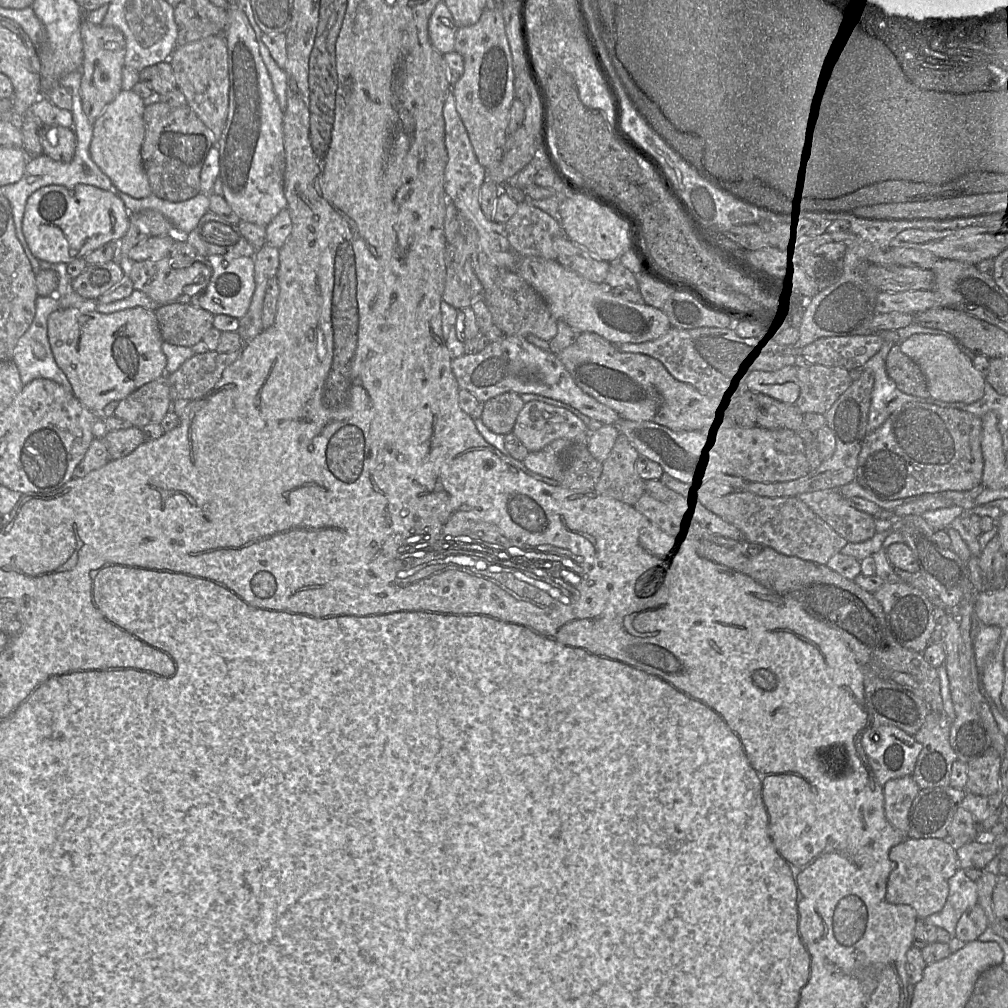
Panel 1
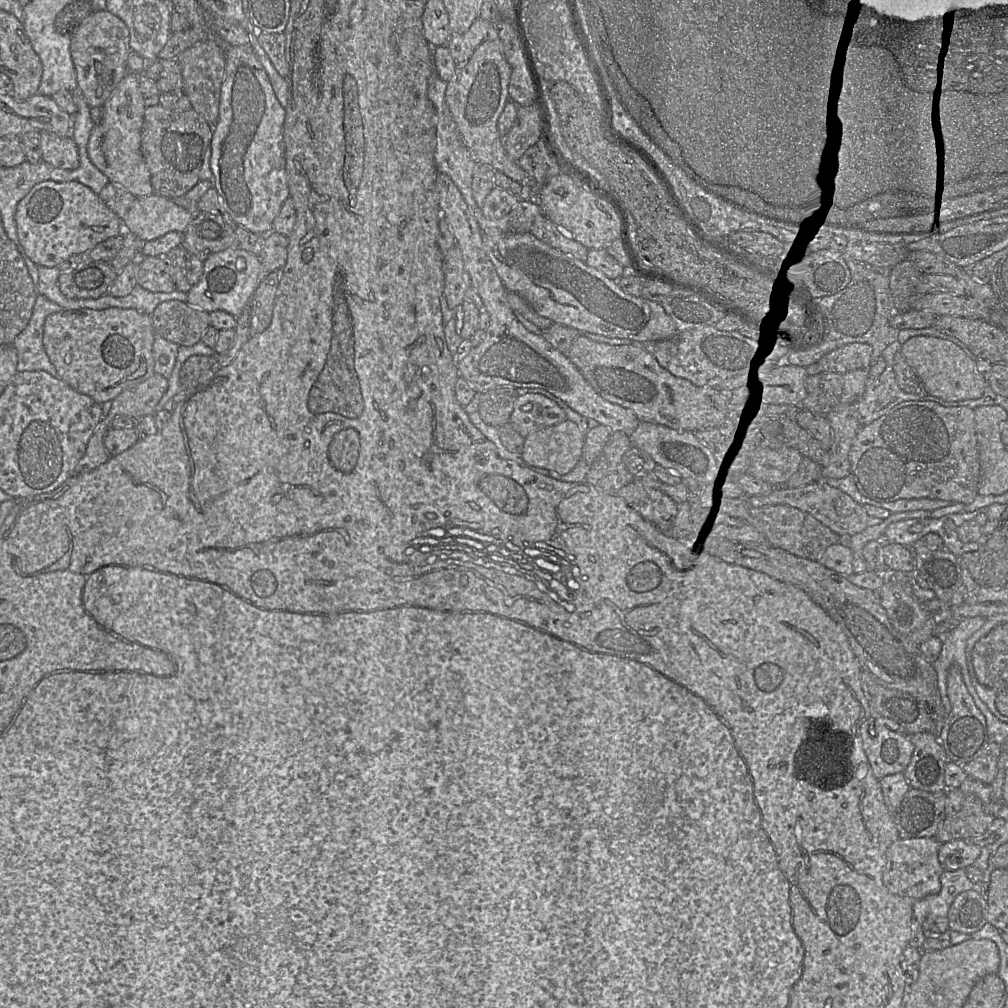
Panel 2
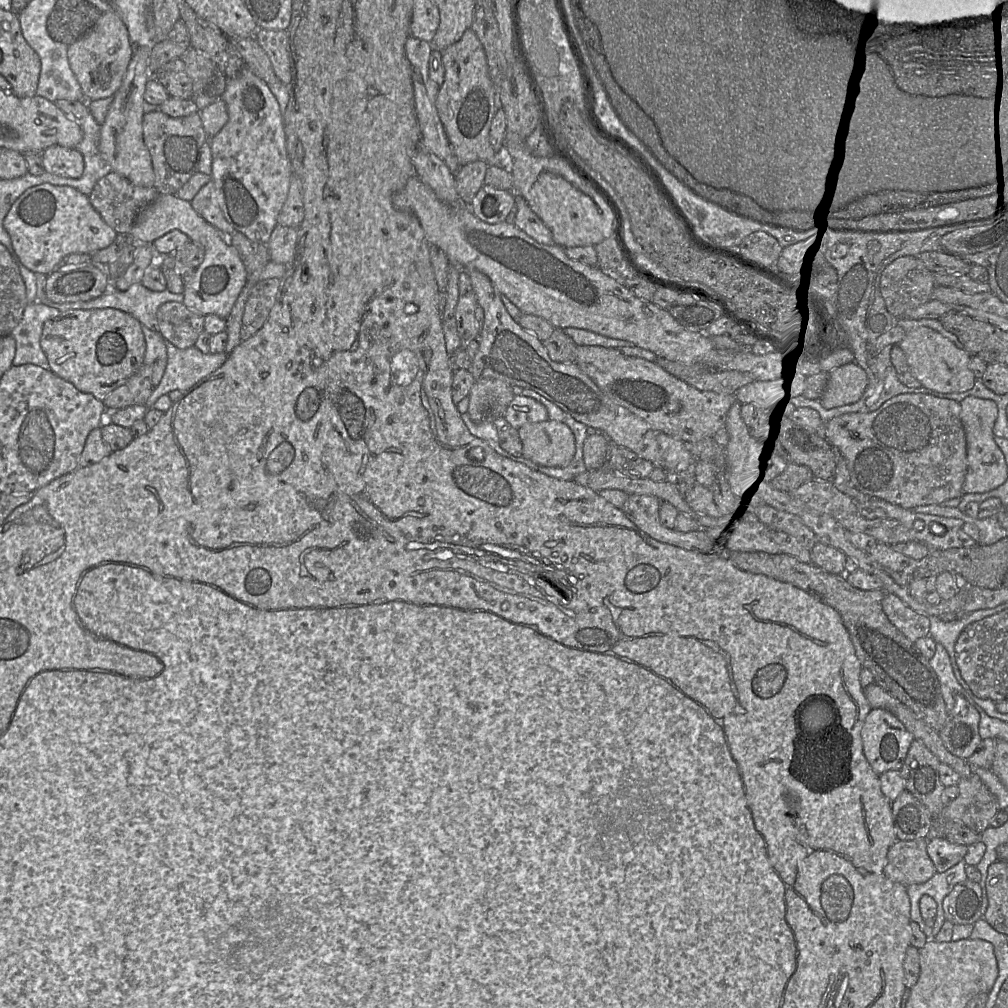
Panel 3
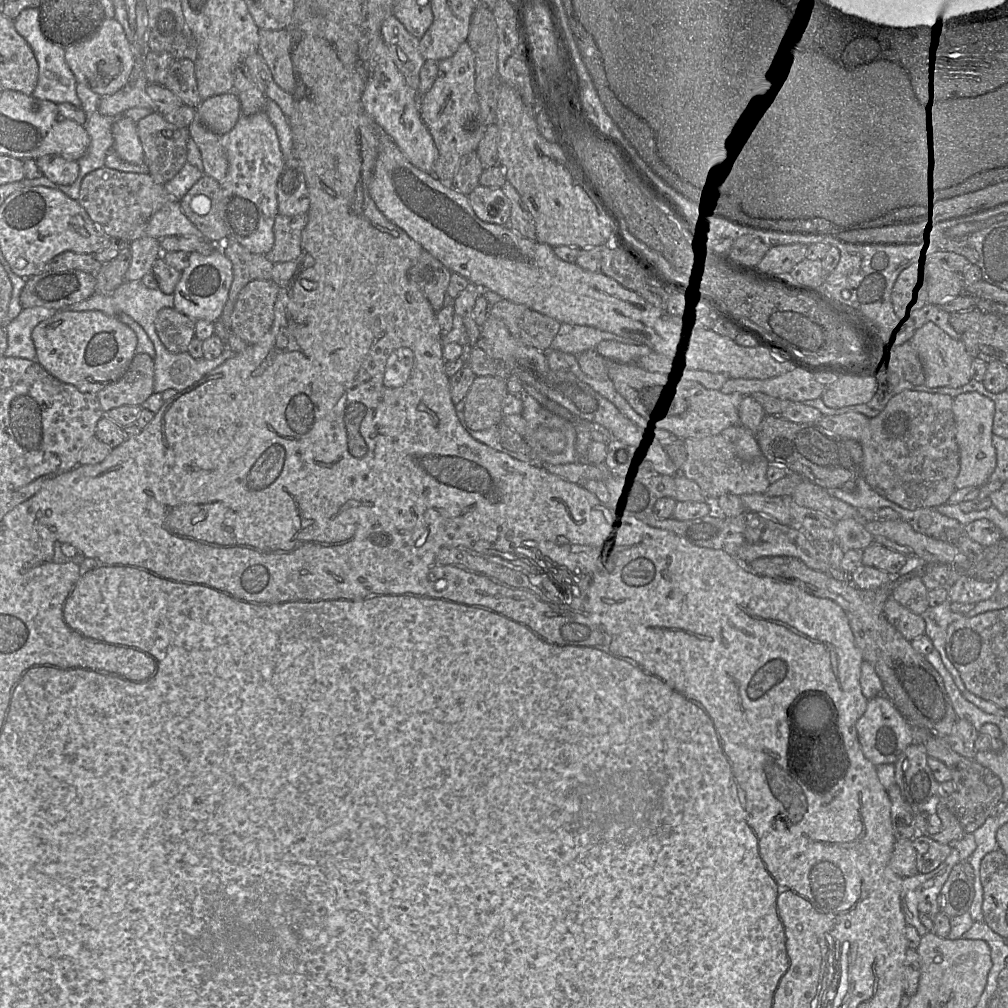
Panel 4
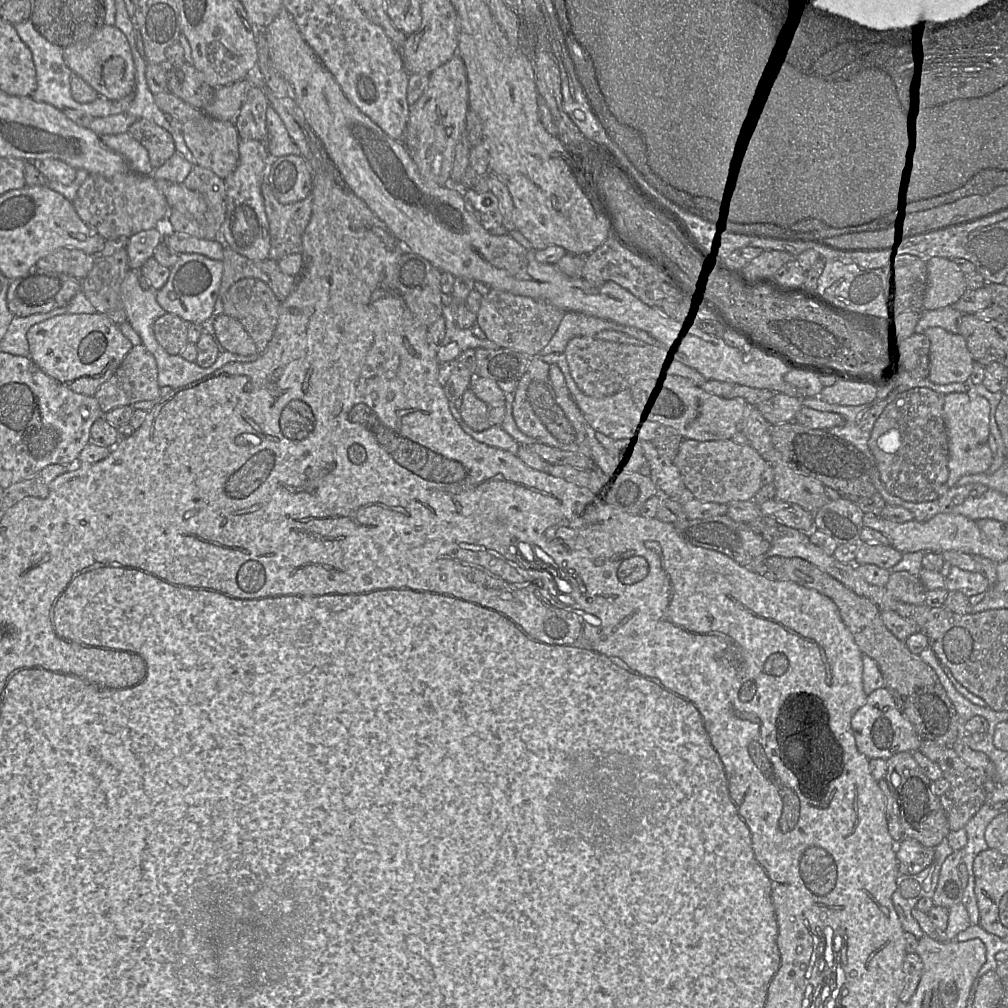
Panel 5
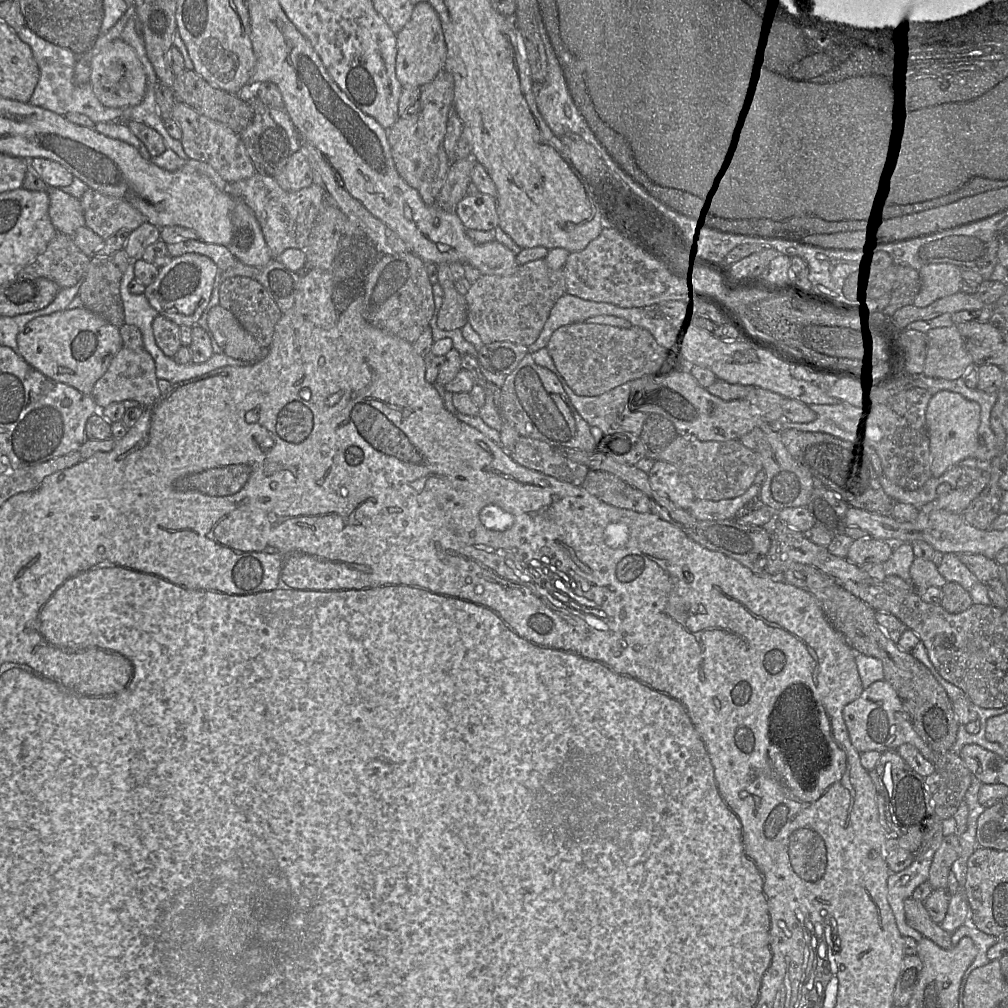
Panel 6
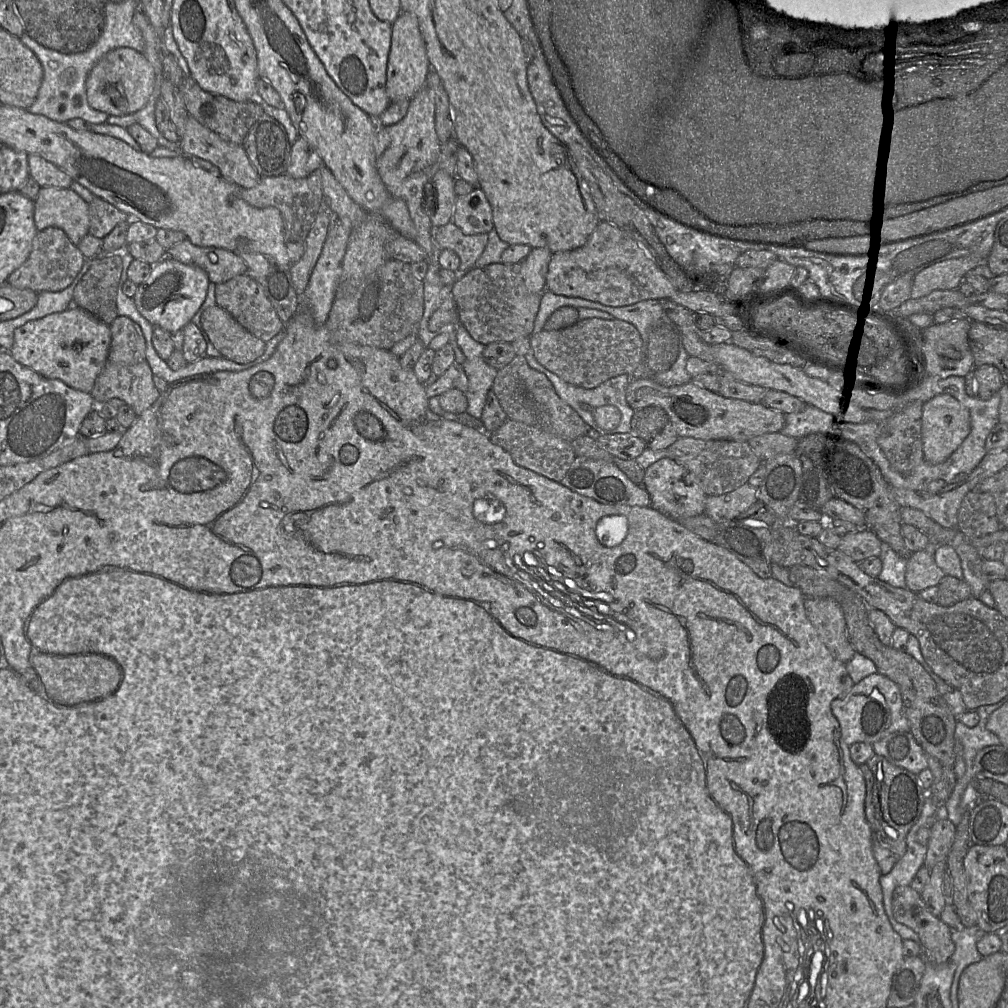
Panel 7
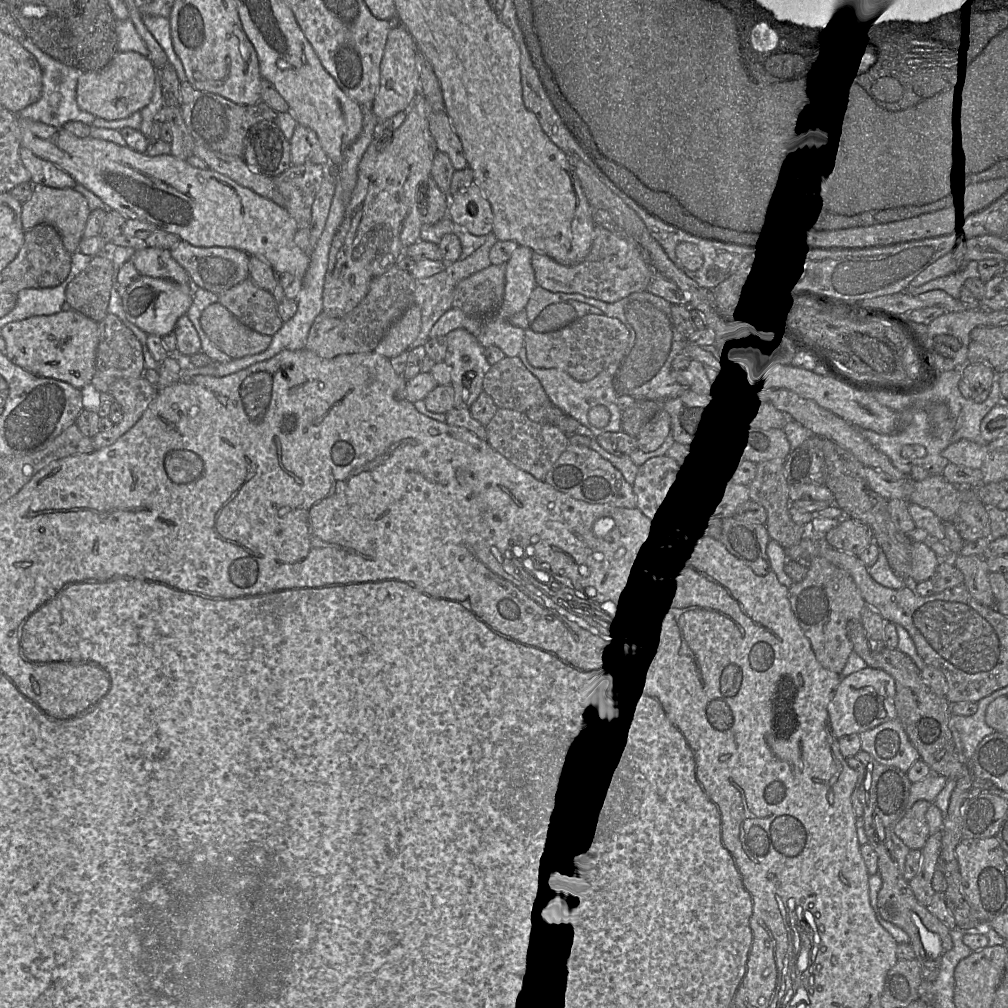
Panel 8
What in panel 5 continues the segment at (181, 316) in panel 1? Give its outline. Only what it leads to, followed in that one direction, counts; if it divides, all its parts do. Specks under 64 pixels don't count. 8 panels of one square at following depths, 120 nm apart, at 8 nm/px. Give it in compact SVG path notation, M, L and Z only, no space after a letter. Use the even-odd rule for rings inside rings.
M166 312L155 320L153 331L161 347L170 355L177 355L188 343L189 325L190 322Z

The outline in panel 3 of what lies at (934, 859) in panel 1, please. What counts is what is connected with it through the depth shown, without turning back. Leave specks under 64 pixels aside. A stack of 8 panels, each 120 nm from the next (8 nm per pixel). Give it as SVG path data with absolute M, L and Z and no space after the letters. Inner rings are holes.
M927 838L897 840L888 850L884 874L908 887L928 881L937 871L927 853Z

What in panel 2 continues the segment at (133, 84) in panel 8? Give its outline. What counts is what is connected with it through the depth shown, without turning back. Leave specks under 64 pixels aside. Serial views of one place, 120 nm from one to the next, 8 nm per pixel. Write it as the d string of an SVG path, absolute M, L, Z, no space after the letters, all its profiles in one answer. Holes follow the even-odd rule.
M107 9L94 12L85 19L71 36L70 53L76 70L78 88L90 108L103 107L127 73L126 61L131 53L130 34L125 23Z

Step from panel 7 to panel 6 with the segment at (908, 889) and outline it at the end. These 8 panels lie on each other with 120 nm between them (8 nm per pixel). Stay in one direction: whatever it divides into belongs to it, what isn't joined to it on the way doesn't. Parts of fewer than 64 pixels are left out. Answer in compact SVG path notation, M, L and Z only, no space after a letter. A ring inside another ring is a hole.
M912 897L904 901L905 918L907 924L917 930L923 937L930 939L945 950L953 948L951 934L935 923L926 911L923 902Z

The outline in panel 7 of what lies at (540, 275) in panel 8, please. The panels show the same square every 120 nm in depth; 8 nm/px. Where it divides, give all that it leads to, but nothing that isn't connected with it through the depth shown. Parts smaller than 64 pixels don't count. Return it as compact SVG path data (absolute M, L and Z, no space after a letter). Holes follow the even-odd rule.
M601 220L583 247L551 255L546 289L557 295L582 298L611 307L651 299L667 300L678 291L636 240L617 226Z

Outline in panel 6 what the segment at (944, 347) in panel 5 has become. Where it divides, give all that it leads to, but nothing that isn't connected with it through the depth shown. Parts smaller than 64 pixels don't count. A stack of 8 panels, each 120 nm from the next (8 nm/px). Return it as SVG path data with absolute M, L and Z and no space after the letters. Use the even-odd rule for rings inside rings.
M956 325L930 329L926 338L924 376L958 380L963 379L969 369L977 367L967 352Z

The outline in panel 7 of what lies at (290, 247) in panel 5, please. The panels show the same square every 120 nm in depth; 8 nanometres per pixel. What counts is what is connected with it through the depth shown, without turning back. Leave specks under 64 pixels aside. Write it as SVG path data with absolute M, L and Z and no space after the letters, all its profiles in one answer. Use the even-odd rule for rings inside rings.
M319 171L304 178L293 178L286 173L279 176L262 177L253 188L241 189L241 197L257 208L276 207L282 216L287 242L305 242L324 200Z

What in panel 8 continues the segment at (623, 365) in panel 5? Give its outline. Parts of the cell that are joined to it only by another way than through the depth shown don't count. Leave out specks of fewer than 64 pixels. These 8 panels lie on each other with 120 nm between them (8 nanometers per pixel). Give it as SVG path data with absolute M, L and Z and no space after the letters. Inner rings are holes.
M586 315L567 327L539 333L525 330L525 351L529 363L536 368L557 368L577 381L585 382L596 377L613 363L620 364L629 346L629 331L617 318L606 315Z

